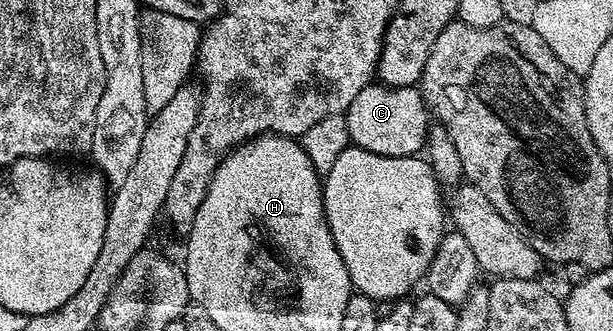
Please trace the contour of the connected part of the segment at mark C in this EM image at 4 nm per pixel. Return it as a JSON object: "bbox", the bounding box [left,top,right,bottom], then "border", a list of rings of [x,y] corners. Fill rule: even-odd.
{"bbox":[344,84,430,157],"border":[[[370,84],[354,98],[344,115],[349,141],[376,155],[415,157],[427,143],[430,112],[417,87]]]}

